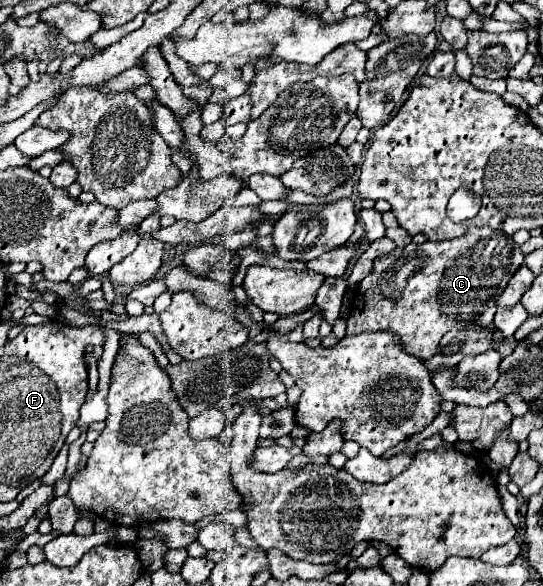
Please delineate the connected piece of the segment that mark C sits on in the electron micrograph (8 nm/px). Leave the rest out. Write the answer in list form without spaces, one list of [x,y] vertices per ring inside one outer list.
[[[473,227],[459,239],[449,241],[427,241],[423,245],[409,243],[407,247],[397,247],[385,257],[375,259],[373,271],[357,287],[357,303],[347,319],[347,335],[357,335],[365,331],[395,331],[409,353],[427,361],[435,355],[441,337],[465,323],[475,321],[487,307],[493,307],[507,287],[509,279],[523,265],[523,253],[513,237],[493,231],[489,227]]]

